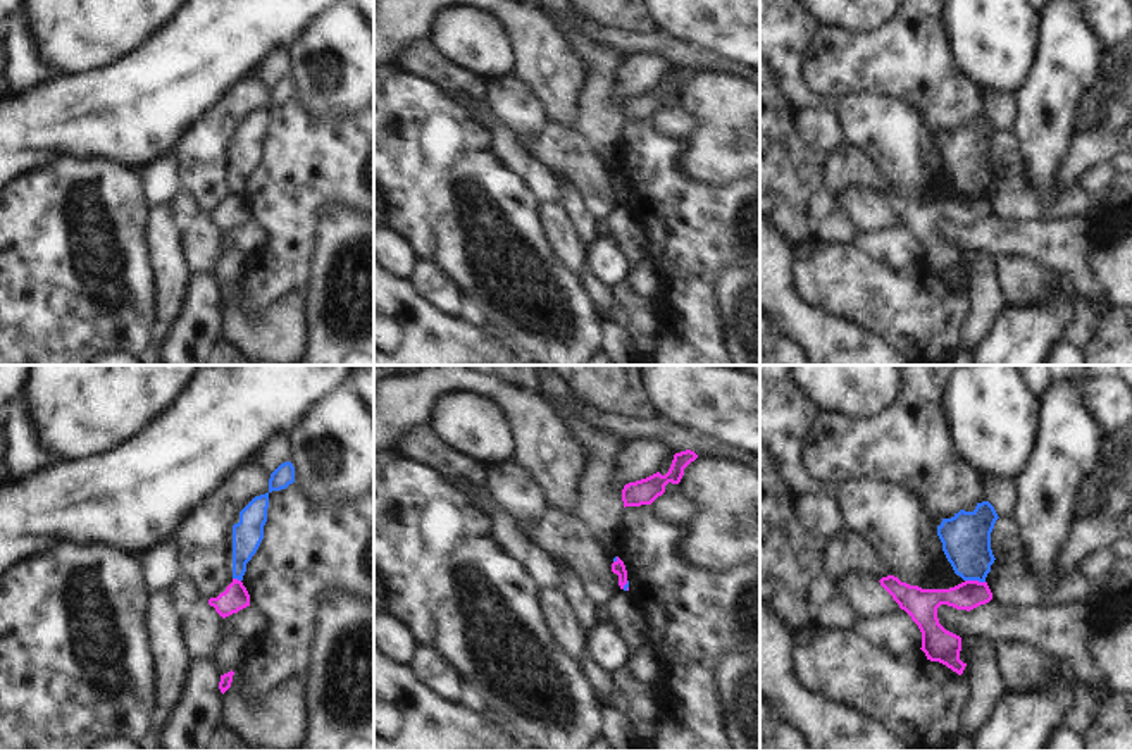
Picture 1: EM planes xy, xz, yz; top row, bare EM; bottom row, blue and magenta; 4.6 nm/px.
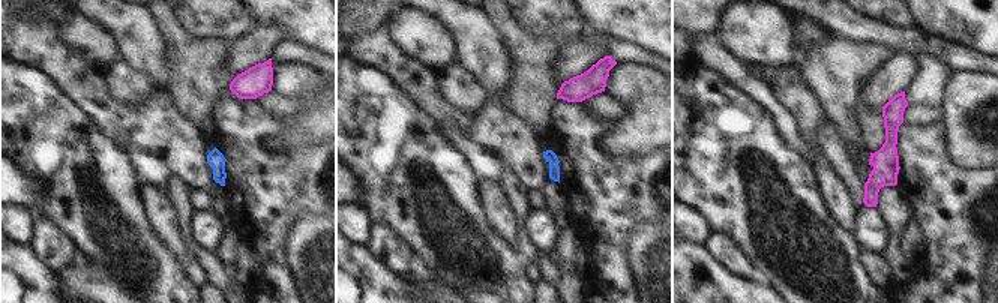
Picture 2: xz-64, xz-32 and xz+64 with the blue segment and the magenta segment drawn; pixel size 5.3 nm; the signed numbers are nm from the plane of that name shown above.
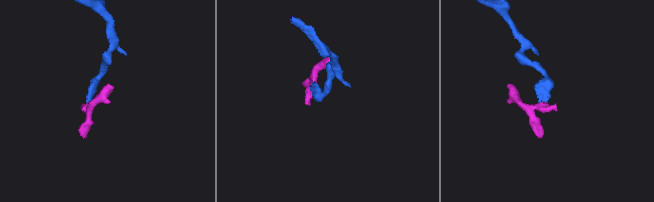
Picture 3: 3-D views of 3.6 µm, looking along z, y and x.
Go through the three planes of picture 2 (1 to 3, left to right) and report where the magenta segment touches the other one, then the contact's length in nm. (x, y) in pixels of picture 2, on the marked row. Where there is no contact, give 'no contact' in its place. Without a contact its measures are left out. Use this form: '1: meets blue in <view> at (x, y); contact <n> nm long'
1: no contact
2: no contact
3: no contact

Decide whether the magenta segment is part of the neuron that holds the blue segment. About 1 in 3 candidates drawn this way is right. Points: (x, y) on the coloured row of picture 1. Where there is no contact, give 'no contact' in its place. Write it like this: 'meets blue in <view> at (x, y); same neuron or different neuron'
meets blue in yz at (976, 579); different neuron

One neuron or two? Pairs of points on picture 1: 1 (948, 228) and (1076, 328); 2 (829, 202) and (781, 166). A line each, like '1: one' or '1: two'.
1: two
2: two

